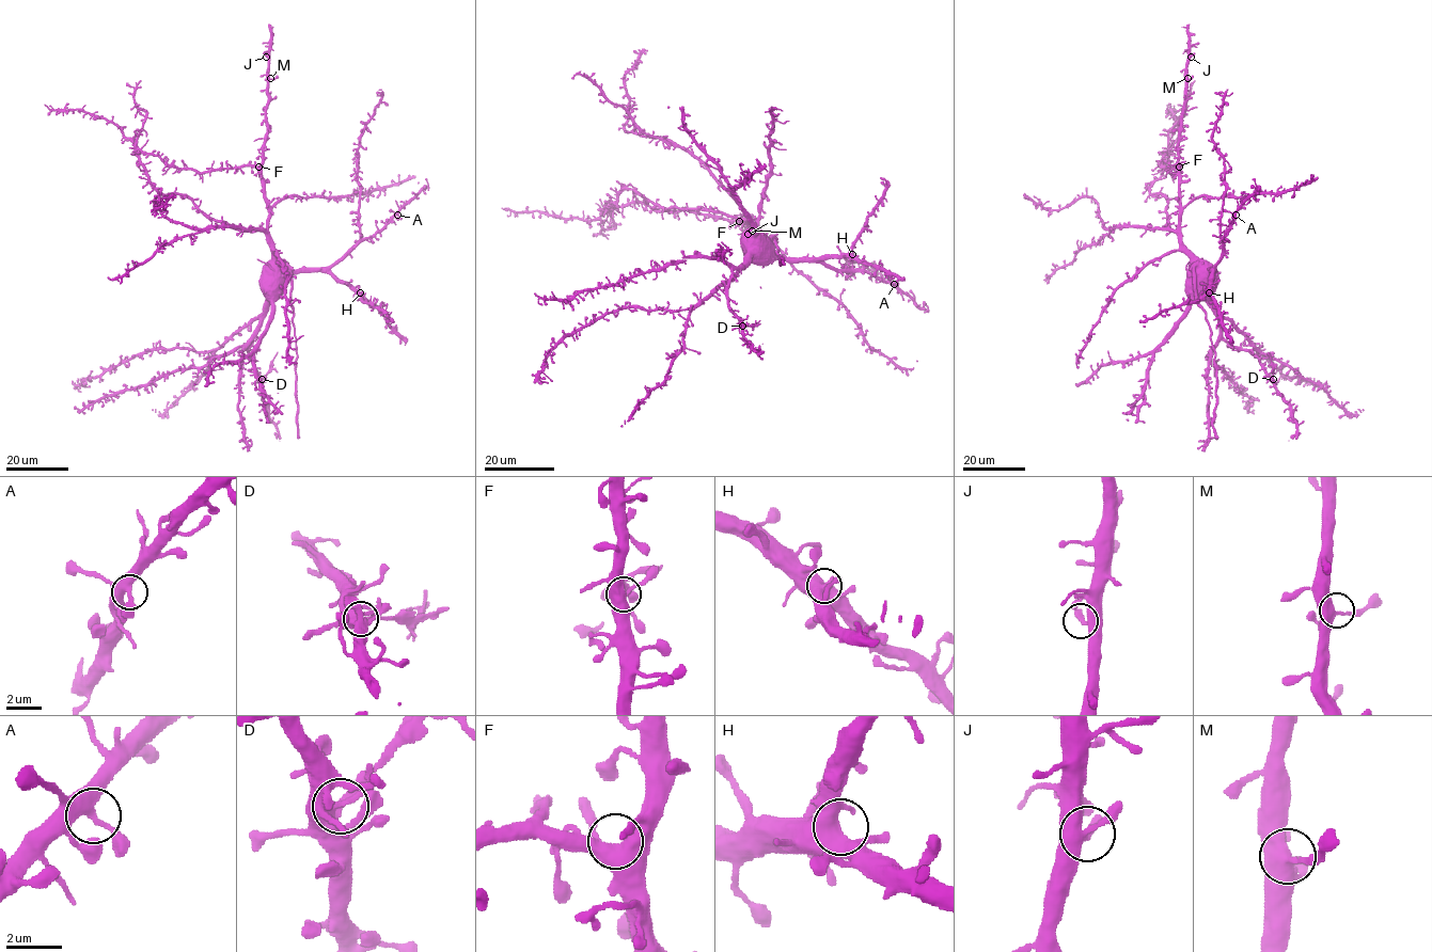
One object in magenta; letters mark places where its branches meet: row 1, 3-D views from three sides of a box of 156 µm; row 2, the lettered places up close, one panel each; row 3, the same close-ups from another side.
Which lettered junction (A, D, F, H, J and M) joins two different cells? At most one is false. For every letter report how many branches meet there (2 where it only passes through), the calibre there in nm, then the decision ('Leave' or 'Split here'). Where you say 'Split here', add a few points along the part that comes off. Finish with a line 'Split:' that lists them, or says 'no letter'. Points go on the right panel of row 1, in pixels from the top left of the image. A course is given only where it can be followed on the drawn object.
A: Branches: 3. Thickness 360 nm. Leave
D: Branches: 3. Thickness 320 nm. Split here. Course of the part to remove: (1273, 379), (1268, 351)
F: Branches: 3. Thickness 480 nm. Leave
H: Branches: 3. Thickness 480 nm. Leave
J: Branches: 3. Thickness 260 nm. Leave
M: Branches: 3. Thickness 400 nm. Leave
Split: D

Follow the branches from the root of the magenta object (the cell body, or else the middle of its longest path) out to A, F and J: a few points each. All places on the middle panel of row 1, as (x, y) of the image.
A: (755, 239), (765, 240), (781, 255), (820, 259), (837, 269), (864, 269), (894, 284)
F: (755, 239), (755, 228), (751, 222), (739, 221)
J: (755, 239), (755, 228), (751, 222), (742, 221), (749, 223), (748, 234)

